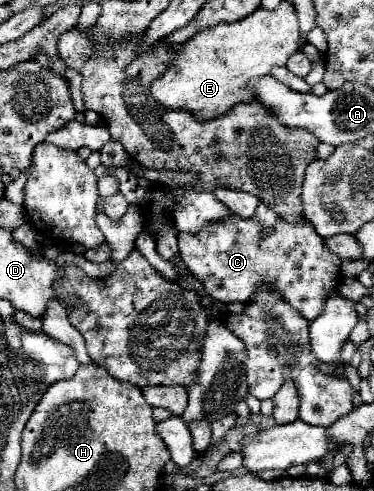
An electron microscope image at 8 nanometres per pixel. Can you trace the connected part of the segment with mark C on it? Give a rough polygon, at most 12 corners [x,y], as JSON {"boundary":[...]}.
{"boundary":[[230,215],[178,233],[220,303],[272,289],[308,321],[342,259],[300,215],[264,229]]}

